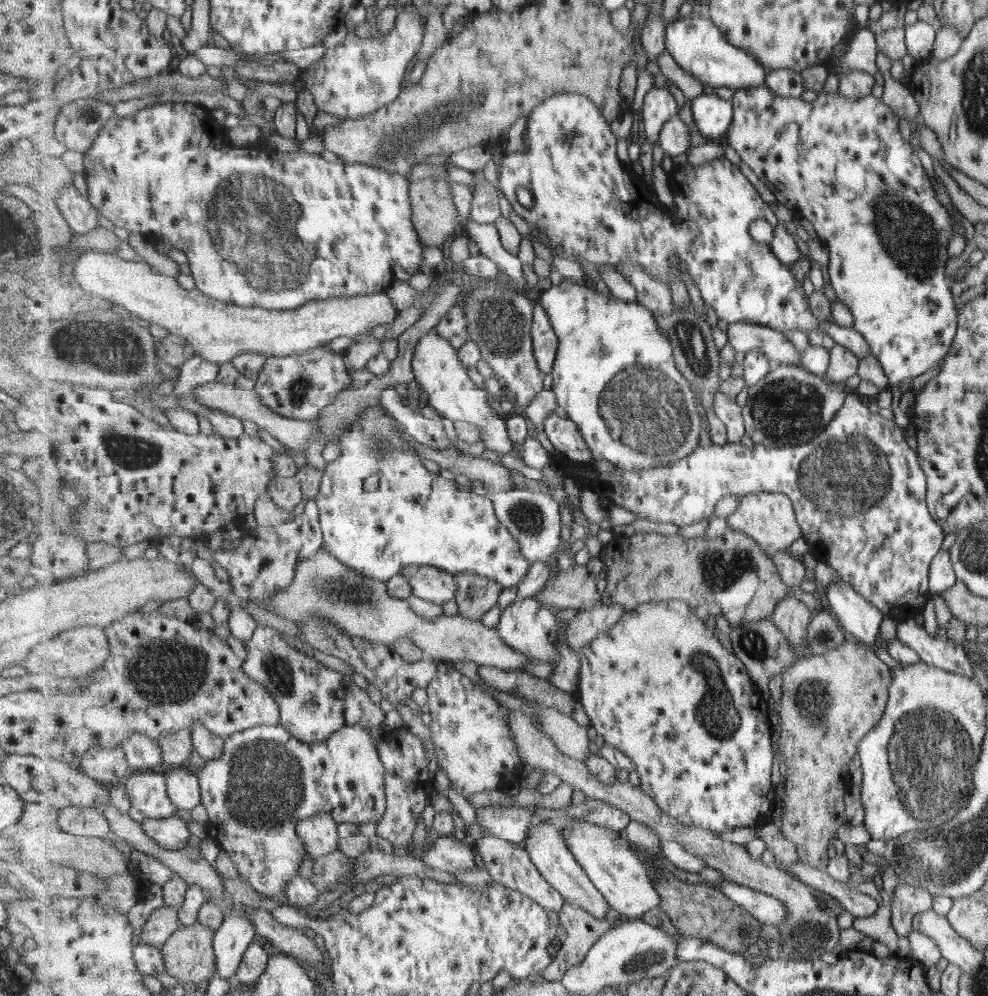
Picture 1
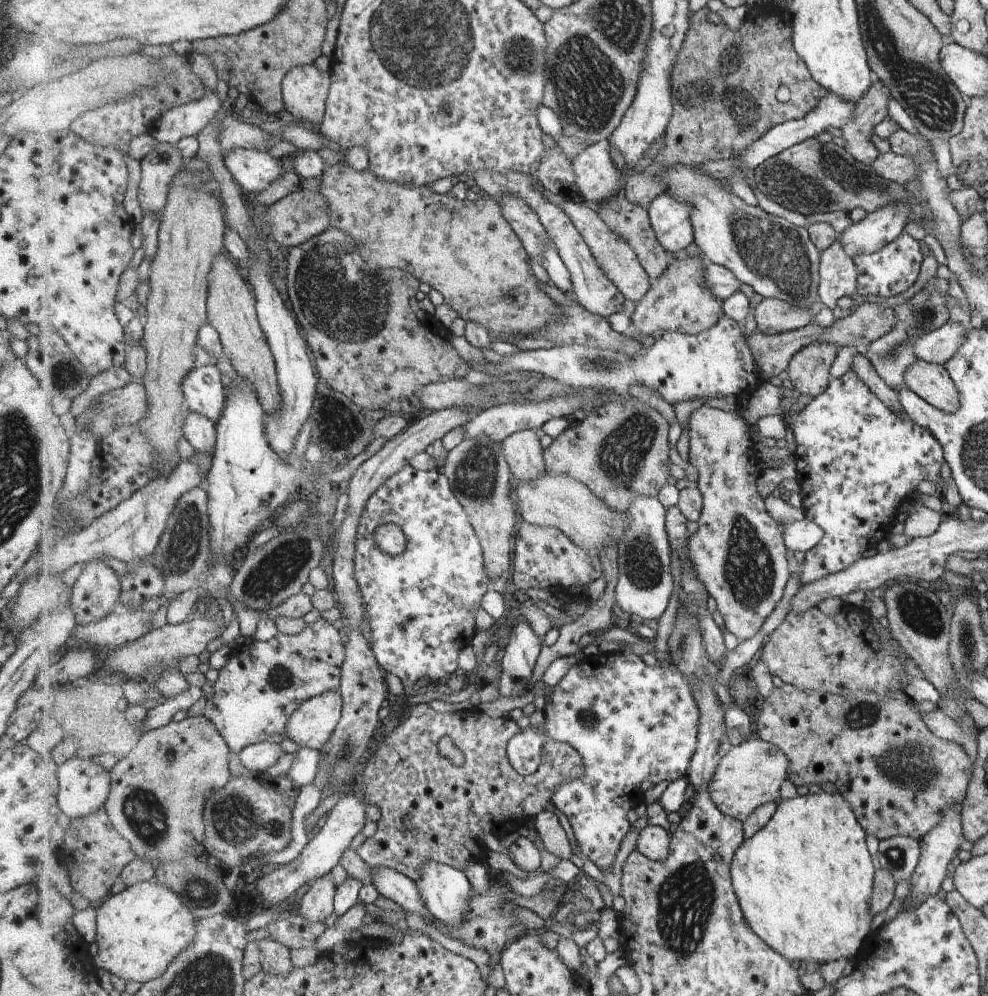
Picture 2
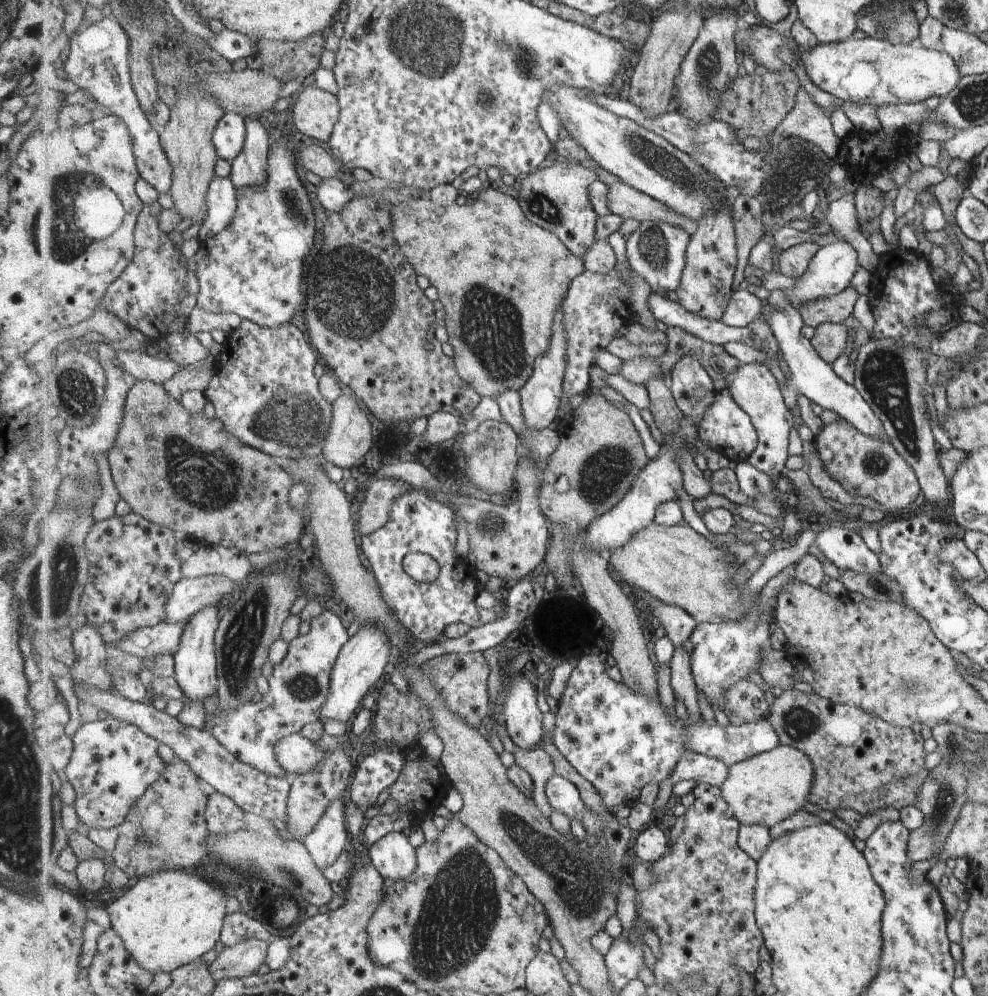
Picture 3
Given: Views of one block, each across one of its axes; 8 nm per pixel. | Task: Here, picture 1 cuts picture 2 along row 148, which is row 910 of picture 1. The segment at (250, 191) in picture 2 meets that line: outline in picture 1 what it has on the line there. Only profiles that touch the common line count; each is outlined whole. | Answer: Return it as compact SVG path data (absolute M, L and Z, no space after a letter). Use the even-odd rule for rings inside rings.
M235 909L225 915L223 924L214 936L217 975L229 980L236 978L245 952L255 941L255 934L254 922L245 909Z

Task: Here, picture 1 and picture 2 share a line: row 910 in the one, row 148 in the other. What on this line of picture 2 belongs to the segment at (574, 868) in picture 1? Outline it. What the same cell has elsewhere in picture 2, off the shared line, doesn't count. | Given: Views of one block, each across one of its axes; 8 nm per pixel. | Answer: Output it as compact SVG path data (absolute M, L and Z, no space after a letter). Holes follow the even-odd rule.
M610 139L597 141L572 160L578 187L586 200L597 206L605 205L625 192L630 177L623 175L611 160L610 145Z

